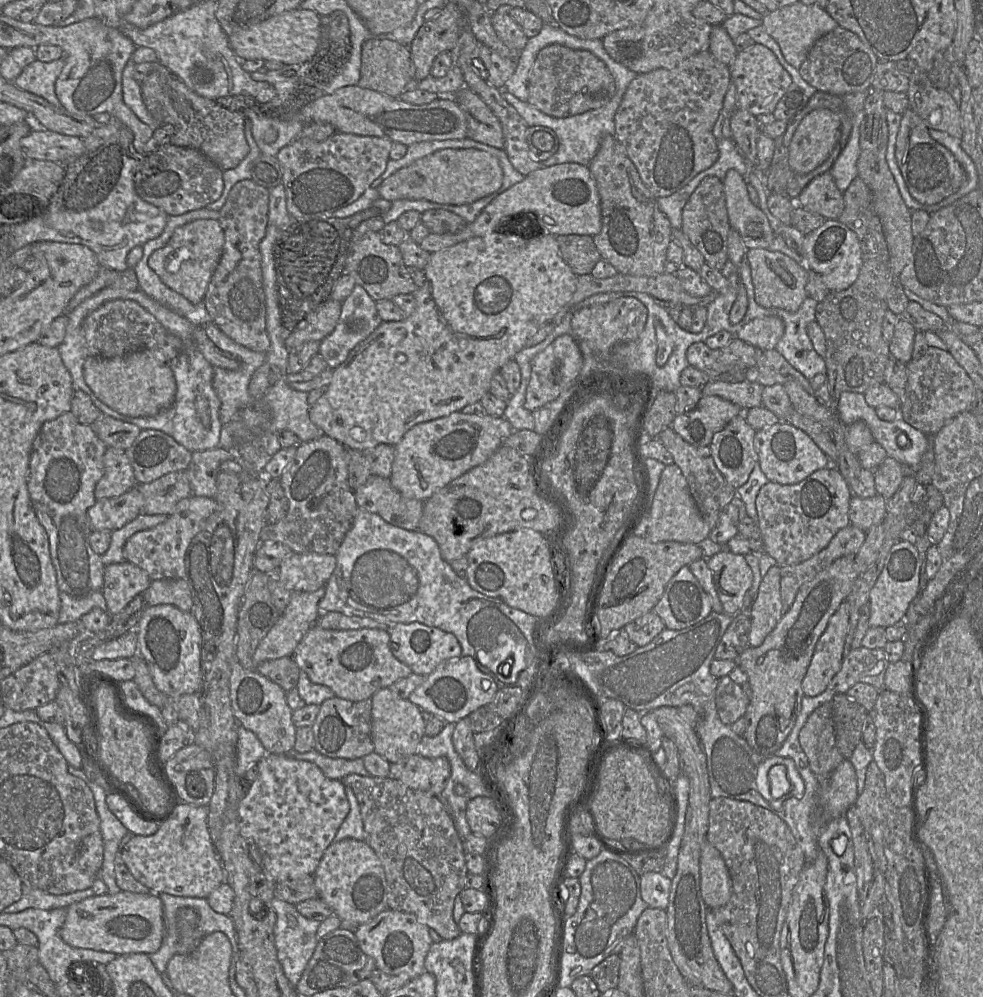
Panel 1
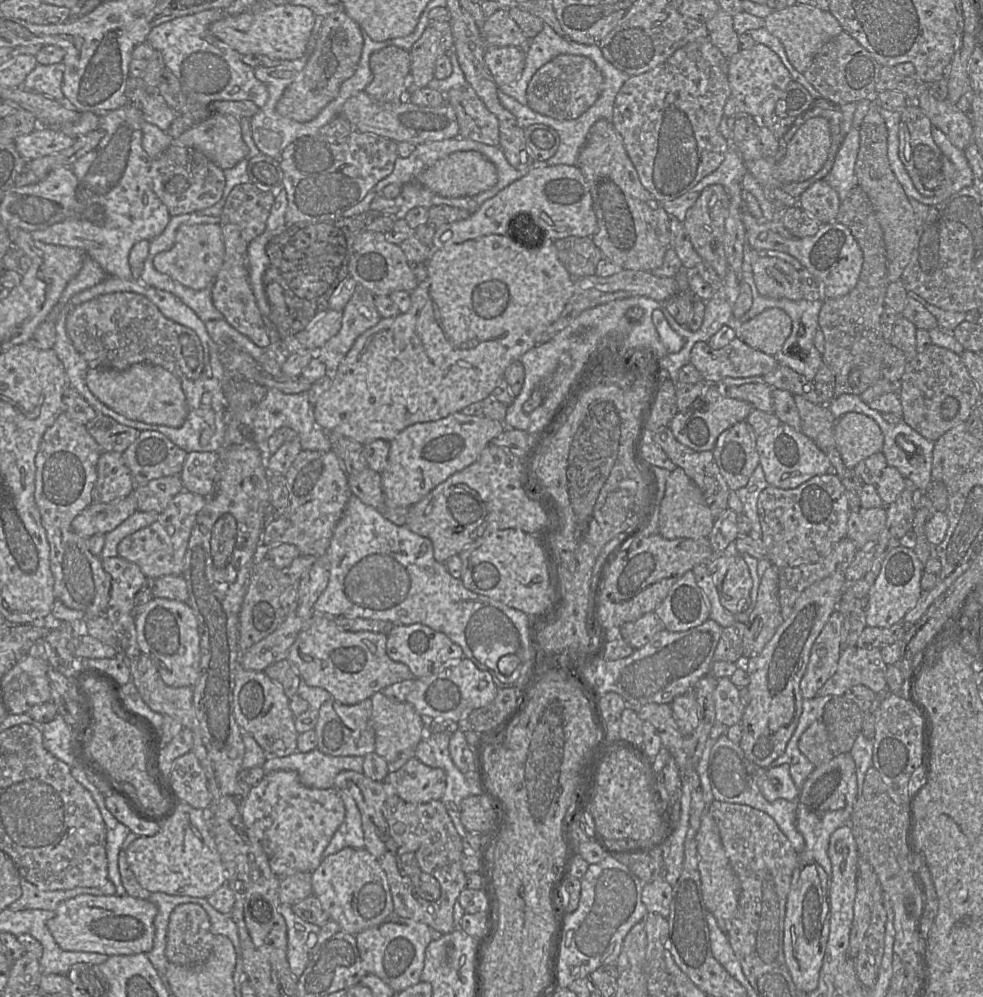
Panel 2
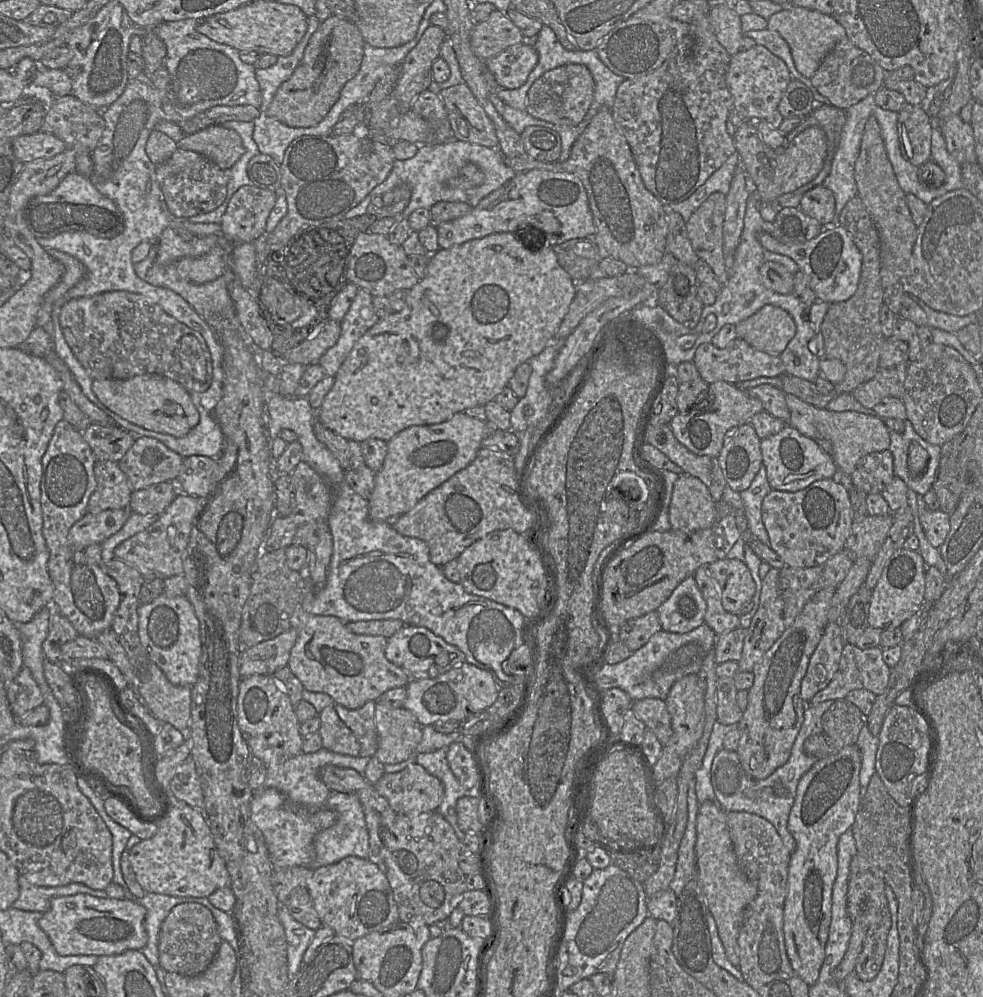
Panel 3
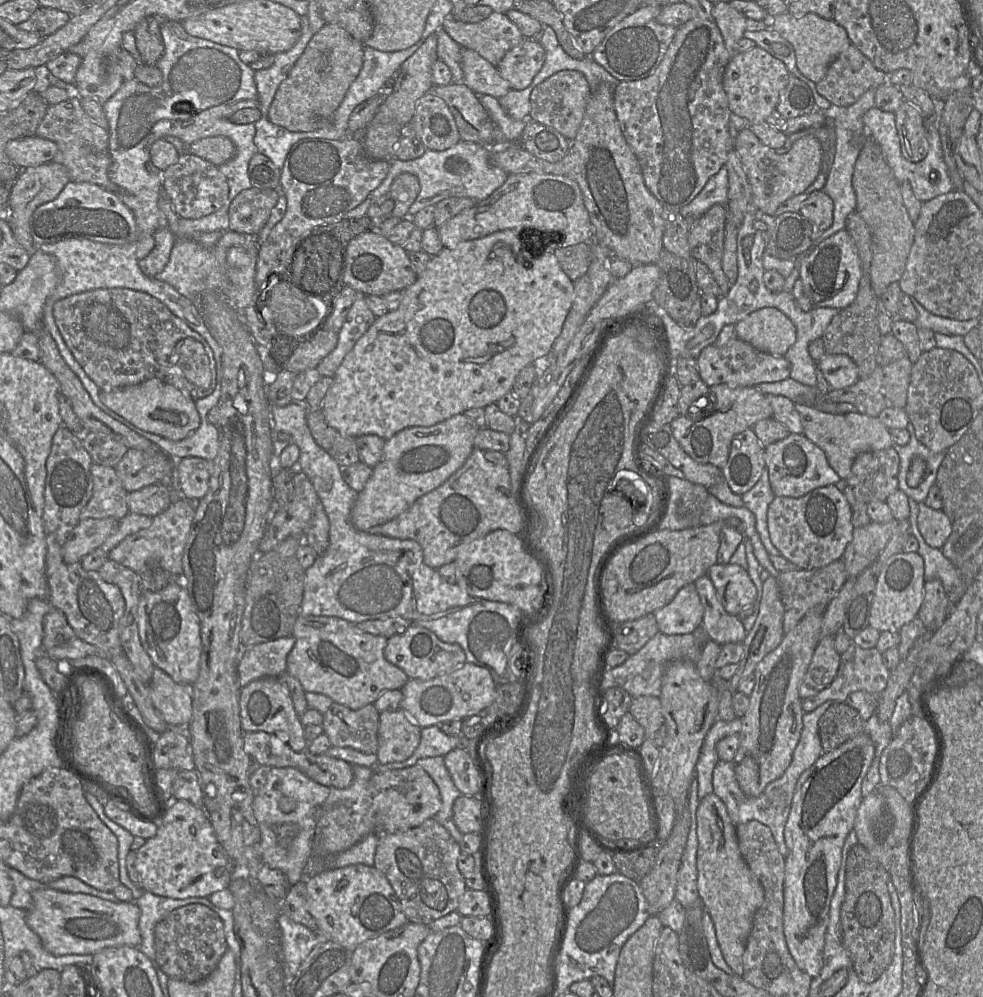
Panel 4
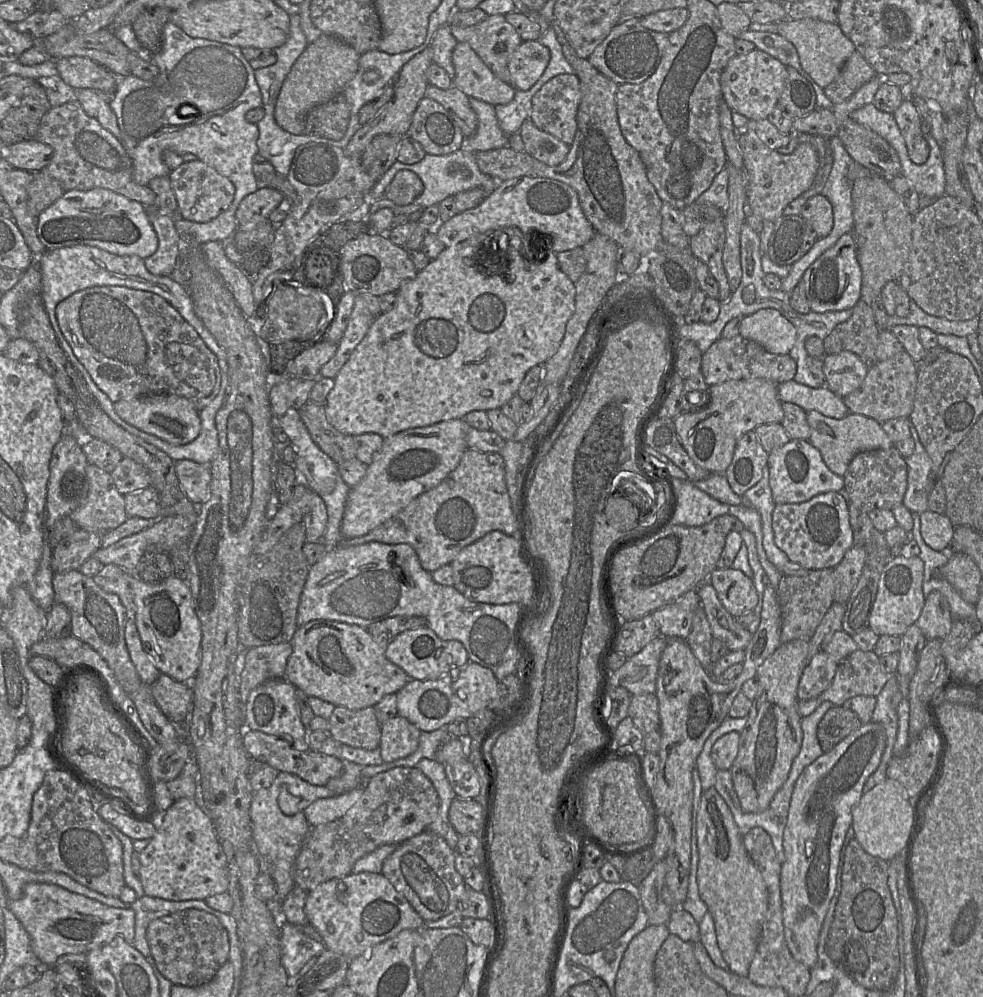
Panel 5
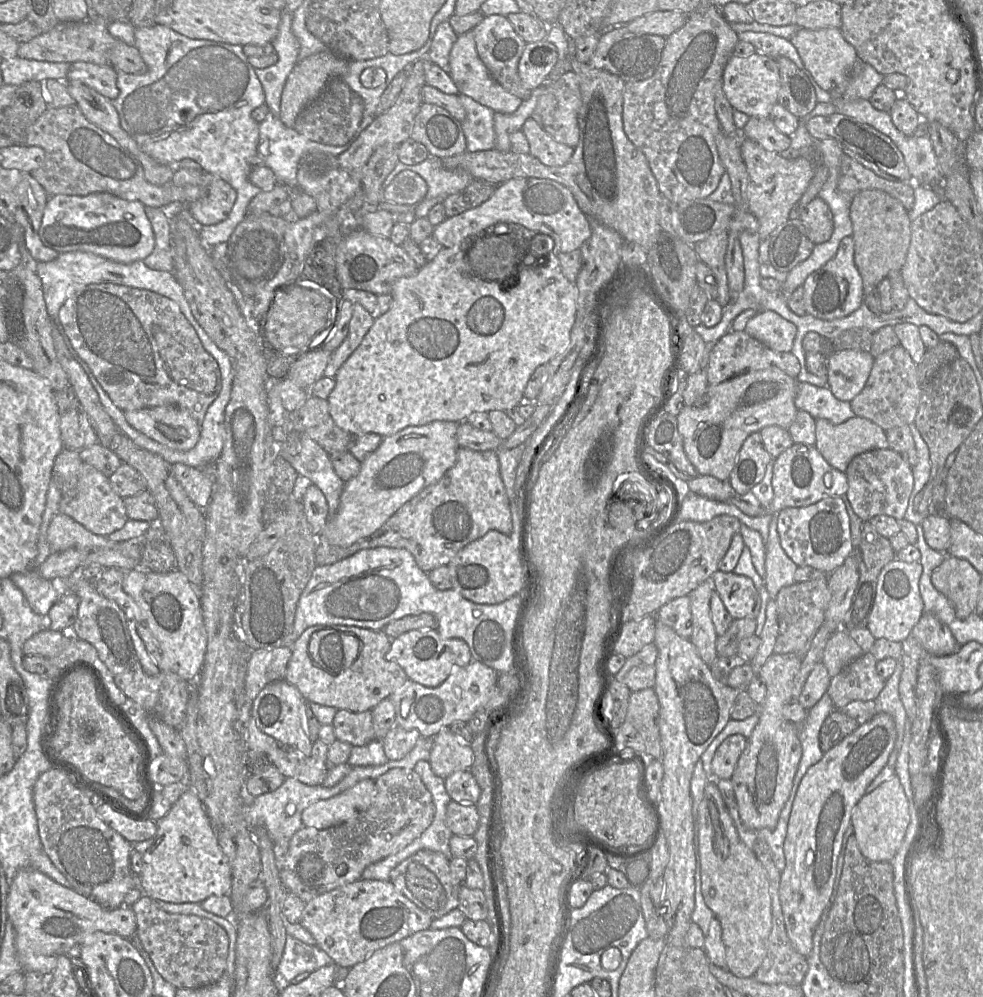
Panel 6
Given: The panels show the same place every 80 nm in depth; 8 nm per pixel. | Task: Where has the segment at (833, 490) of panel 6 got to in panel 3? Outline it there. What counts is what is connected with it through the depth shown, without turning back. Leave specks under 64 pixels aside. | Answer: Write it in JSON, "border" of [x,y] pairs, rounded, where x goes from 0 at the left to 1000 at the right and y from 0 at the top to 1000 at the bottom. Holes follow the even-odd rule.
{"border":[[[800,426],[792,434],[775,440],[773,449],[780,481],[785,491],[811,493],[829,482],[846,480],[852,470],[846,458],[827,440],[819,438],[804,426]]]}

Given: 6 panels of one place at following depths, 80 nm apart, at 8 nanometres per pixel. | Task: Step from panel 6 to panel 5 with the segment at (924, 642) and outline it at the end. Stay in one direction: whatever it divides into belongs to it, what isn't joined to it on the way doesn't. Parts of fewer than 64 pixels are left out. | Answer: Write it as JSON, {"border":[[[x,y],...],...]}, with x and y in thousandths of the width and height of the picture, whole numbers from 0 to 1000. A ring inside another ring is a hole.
{"border":[[[948,593],[942,600],[932,627],[944,642],[959,640],[965,636],[968,617],[962,600],[954,593]]]}

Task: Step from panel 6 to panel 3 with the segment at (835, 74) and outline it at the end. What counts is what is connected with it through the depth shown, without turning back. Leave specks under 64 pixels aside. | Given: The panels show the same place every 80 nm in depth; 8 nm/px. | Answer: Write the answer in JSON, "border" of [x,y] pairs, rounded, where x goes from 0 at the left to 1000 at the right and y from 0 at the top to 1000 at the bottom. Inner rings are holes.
{"border":[[[799,6],[780,19],[780,29],[791,32],[802,43],[811,70],[825,79],[840,55],[862,38],[860,28],[846,16],[817,7]]]}

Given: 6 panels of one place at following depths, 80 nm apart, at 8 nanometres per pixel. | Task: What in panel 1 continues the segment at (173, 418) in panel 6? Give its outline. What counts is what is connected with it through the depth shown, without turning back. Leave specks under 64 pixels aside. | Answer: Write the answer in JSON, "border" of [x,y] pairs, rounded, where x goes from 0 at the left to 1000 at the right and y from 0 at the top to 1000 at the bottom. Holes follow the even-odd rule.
{"border":[[[154,350],[115,359],[90,357],[84,366],[84,378],[102,402],[128,417],[157,417],[172,409],[178,401],[179,382],[173,364]]]}

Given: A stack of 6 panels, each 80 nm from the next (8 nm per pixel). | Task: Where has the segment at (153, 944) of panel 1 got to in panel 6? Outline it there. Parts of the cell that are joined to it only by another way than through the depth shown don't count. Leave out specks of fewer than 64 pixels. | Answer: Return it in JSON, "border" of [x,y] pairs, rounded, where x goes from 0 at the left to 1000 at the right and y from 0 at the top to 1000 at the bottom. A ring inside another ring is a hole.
{"border":[[[31,871],[20,872],[10,885],[7,920],[16,934],[16,954],[22,975],[39,974],[52,978],[60,959],[67,958],[77,947],[98,935],[133,941],[138,937],[137,917],[133,910],[107,912],[73,891],[56,885],[48,878]]]}

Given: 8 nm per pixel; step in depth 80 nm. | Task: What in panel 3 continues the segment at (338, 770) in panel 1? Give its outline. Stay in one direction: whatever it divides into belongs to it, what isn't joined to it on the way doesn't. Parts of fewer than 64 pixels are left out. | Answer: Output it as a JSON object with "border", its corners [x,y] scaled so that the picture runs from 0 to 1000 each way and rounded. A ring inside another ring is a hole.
{"border":[[[327,750],[319,755],[306,755],[284,766],[272,767],[271,780],[267,790],[279,790],[298,806],[310,809],[313,812],[325,812],[330,810],[337,793],[325,780],[325,772],[331,767],[341,767],[348,770],[358,770],[369,777],[375,762],[376,759],[345,756],[331,750]]]}

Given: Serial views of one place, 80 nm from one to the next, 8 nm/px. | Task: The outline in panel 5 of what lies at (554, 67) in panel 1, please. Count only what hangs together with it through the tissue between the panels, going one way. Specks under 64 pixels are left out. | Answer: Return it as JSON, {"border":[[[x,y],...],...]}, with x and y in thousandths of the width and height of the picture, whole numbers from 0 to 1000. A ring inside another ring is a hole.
{"border":[[[586,74],[567,75],[542,96],[539,119],[549,130],[581,146],[587,132],[591,98]]]}

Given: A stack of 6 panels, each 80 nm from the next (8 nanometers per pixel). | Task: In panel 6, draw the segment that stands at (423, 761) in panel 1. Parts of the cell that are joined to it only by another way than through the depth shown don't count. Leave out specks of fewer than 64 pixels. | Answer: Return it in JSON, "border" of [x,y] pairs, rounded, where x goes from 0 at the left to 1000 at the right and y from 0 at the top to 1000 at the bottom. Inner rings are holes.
{"border":[[[399,770],[381,782],[383,798],[376,809],[356,822],[332,831],[308,828],[295,843],[285,868],[290,892],[309,906],[368,881],[372,870],[403,857],[439,825],[439,797],[420,771]]]}

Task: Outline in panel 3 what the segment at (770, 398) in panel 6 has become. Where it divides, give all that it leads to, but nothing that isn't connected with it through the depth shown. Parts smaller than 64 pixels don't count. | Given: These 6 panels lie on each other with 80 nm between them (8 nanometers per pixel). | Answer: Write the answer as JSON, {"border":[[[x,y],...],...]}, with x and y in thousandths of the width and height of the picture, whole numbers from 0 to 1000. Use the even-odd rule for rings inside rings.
{"border":[[[736,382],[721,385],[718,399],[700,415],[692,413],[681,426],[687,439],[708,456],[730,458],[739,438],[750,428],[763,424],[765,418],[777,412],[774,402],[758,391]]]}

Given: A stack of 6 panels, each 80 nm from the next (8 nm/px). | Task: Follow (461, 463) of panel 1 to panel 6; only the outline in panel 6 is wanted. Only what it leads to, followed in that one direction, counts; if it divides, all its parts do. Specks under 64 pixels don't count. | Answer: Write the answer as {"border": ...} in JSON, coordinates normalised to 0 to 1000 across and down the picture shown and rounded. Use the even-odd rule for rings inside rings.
{"border":[[[440,422],[390,438],[385,449],[367,463],[365,474],[351,483],[344,512],[334,521],[325,543],[355,549],[377,538],[413,504],[447,482],[464,463],[466,426],[460,422]]]}

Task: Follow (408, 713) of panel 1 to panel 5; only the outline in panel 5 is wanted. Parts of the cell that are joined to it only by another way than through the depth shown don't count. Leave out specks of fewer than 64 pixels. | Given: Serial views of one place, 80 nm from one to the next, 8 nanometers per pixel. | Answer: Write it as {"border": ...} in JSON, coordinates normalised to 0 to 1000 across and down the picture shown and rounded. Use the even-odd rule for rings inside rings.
{"border":[[[402,718],[388,727],[387,755],[391,765],[418,757],[425,749],[428,733],[409,718]]]}

